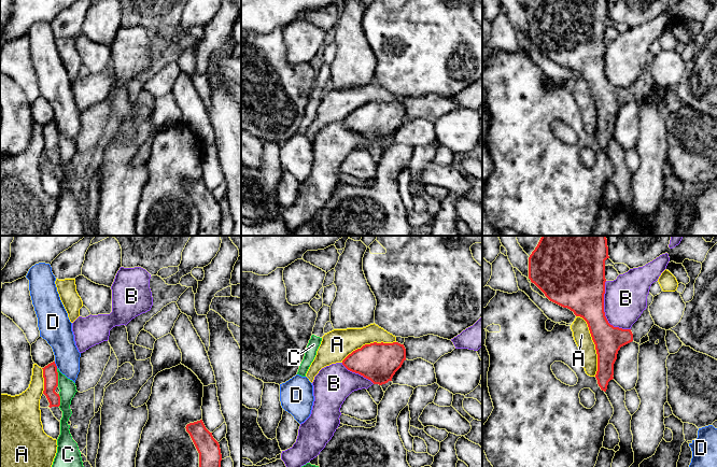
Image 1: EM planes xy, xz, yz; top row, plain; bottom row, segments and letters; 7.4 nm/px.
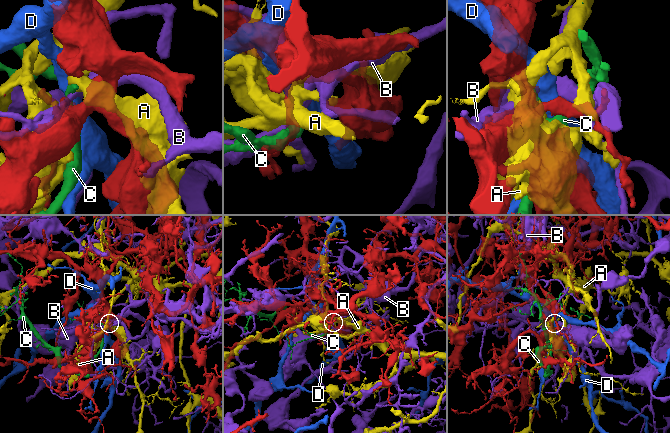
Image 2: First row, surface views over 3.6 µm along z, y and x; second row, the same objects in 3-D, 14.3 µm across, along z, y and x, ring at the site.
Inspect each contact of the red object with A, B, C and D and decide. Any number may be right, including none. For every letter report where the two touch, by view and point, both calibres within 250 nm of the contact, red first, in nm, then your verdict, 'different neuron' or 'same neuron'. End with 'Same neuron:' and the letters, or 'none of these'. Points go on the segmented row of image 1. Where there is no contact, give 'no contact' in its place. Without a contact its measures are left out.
A: meets red in yz at (594, 343); 200 nm thick on the red side, 130 nm on the other; different neuron
B: meets red in yz at (604, 312); 360 nm thick on the red side, 320 nm on the other; different neuron
C: meets red in xy at (57, 377); 110 nm thick on the red side, 120 nm on the other; different neuron
D: meets red in xy at (55, 365); 110 nm thick on the red side, 220 nm on the other; different neuron
Same neuron: none of these

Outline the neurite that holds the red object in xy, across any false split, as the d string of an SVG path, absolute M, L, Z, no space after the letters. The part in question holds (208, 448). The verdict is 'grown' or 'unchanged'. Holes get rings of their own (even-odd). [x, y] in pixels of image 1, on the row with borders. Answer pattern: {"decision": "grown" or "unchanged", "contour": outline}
{"decision": "unchanged", "contour": "M202 420L189 423L185 428L199 453L199 467L221 467L220 444L206 428Z"}

